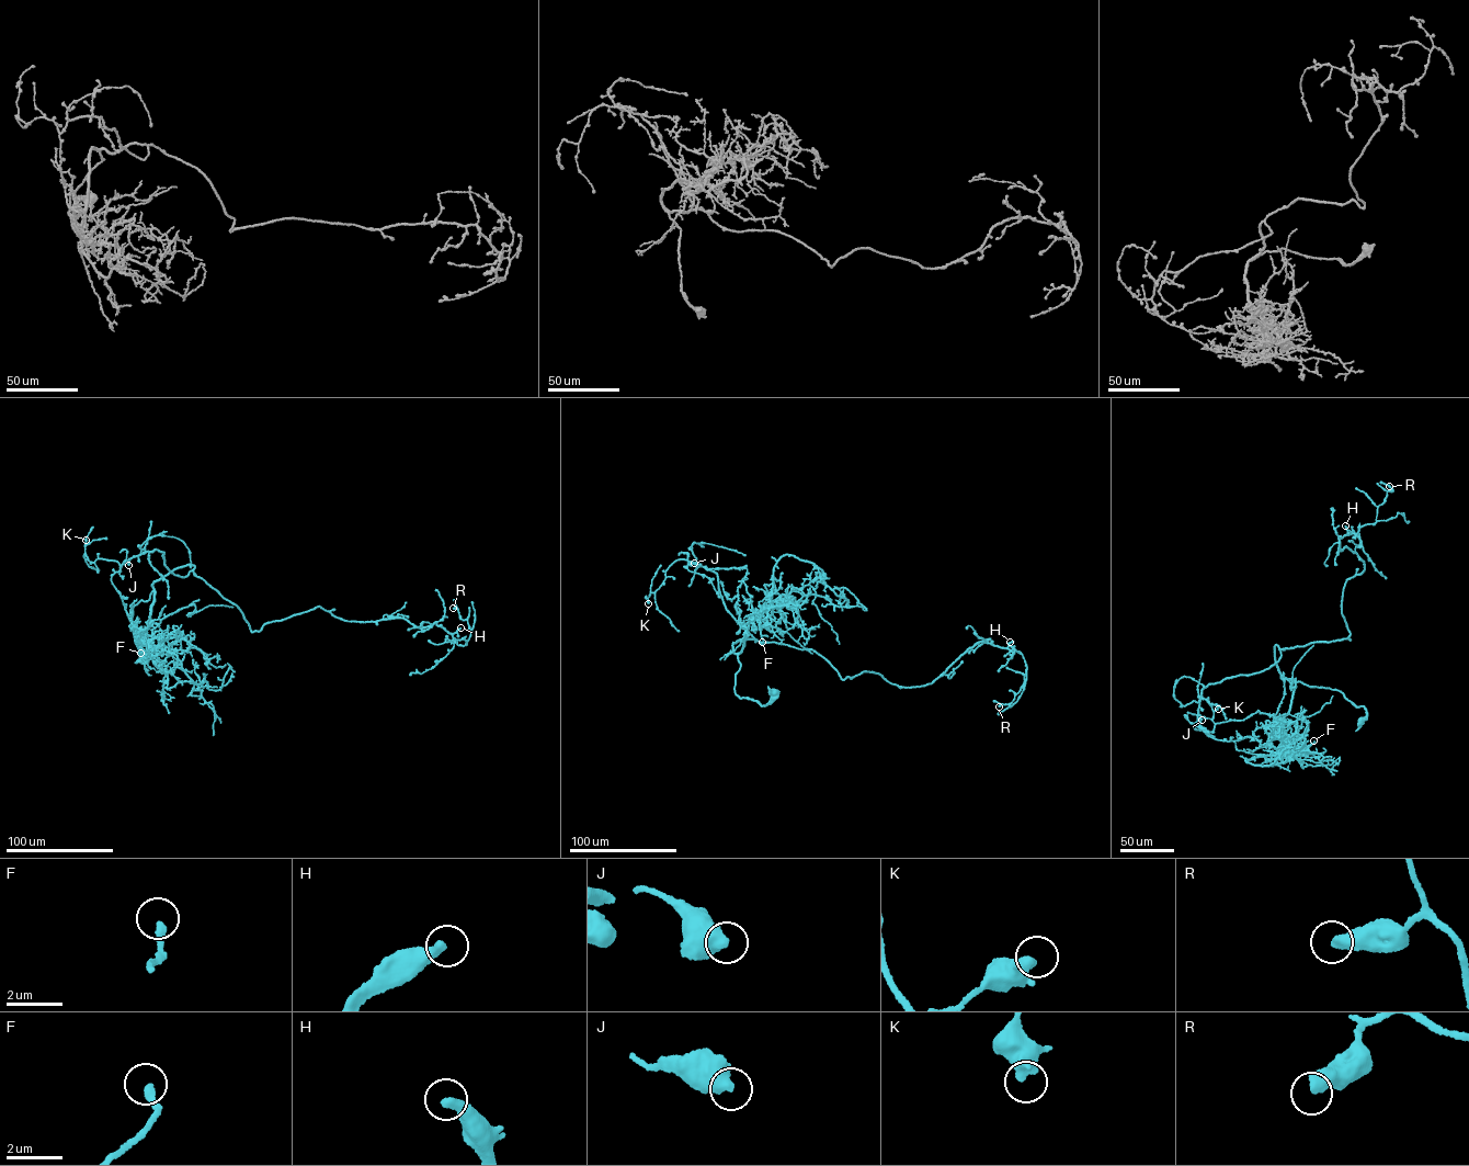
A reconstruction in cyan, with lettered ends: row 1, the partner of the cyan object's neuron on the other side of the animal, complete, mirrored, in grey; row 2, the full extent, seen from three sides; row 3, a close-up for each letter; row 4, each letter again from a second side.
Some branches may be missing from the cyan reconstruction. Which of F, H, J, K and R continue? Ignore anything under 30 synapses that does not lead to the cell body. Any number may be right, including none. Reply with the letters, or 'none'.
H

